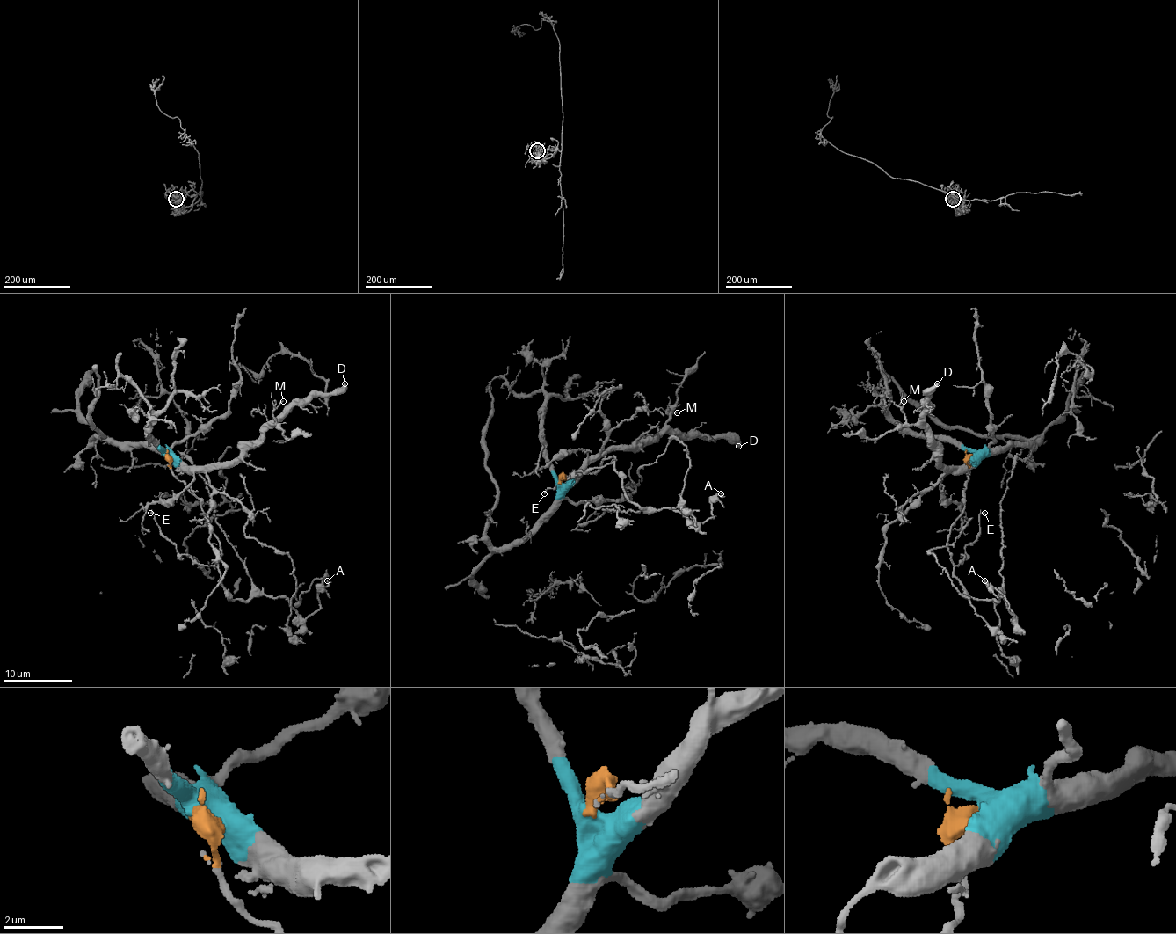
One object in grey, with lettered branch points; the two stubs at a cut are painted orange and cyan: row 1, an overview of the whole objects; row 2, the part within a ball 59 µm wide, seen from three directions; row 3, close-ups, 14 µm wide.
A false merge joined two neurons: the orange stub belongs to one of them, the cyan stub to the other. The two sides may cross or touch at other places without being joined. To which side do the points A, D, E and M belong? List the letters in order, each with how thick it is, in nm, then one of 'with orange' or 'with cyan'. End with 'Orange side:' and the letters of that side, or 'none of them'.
A: calibre 170 nm; with orange
D: calibre 420 nm; with cyan
E: calibre 140 nm; with orange
M: calibre 130 nm; with cyan
Orange side: A, E

